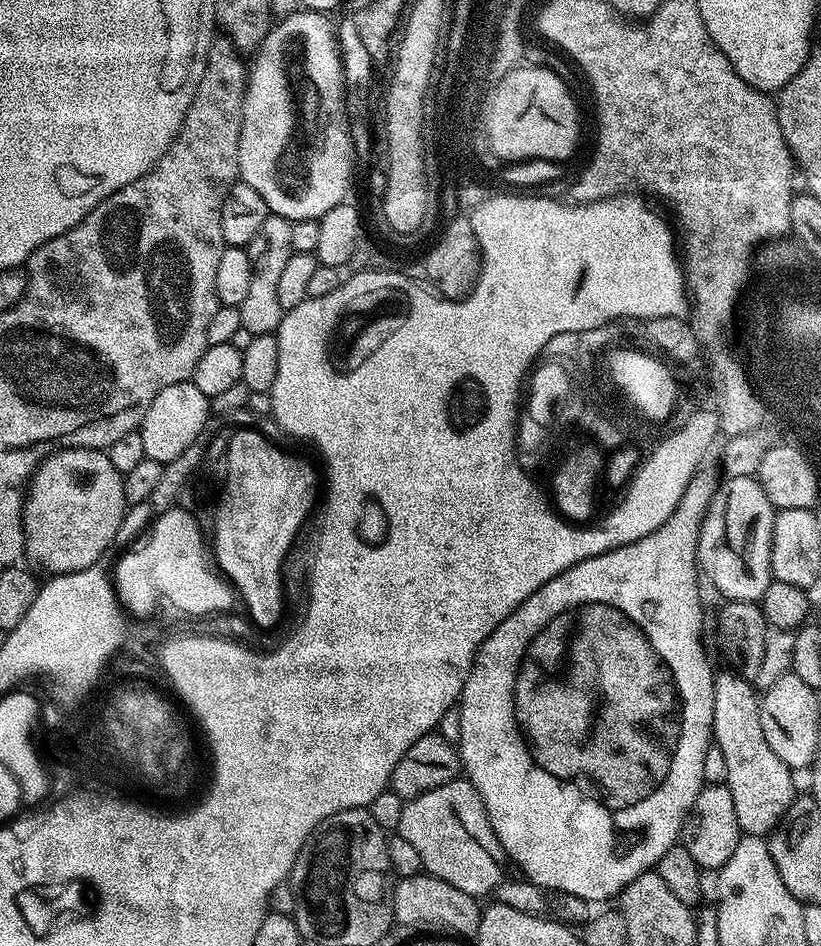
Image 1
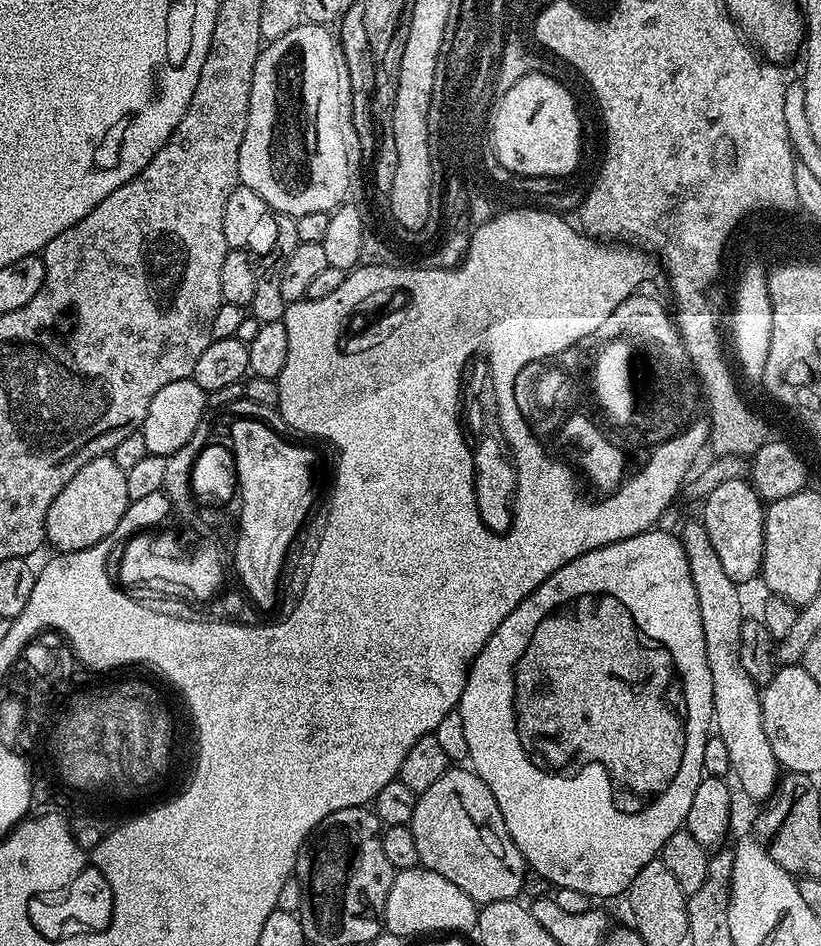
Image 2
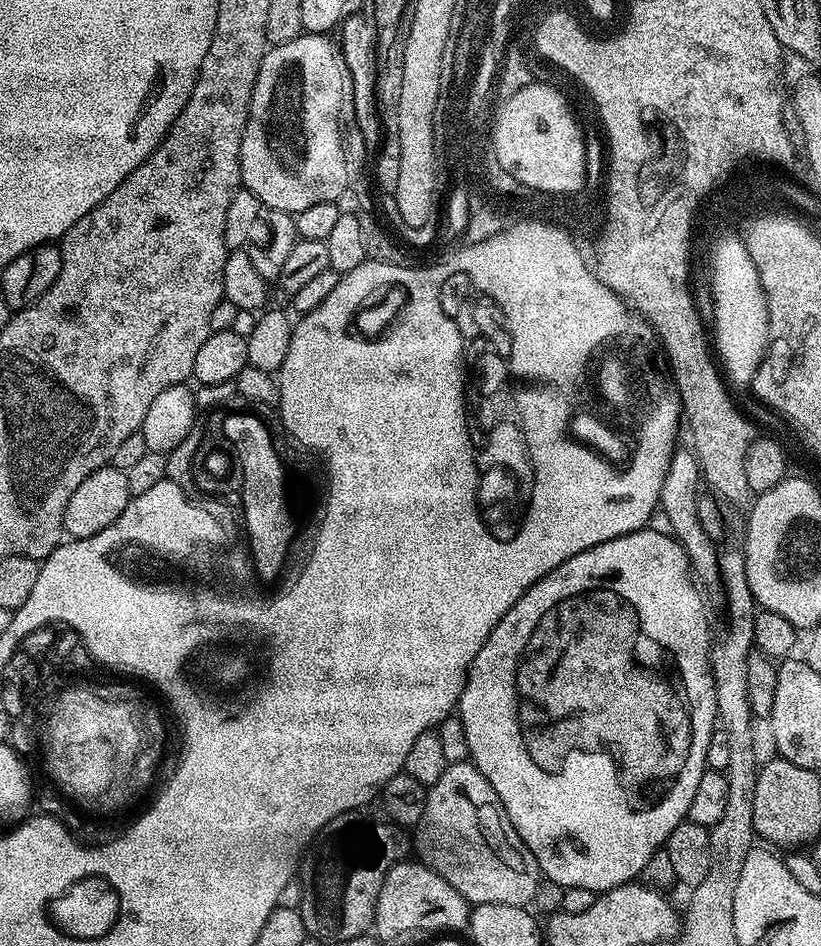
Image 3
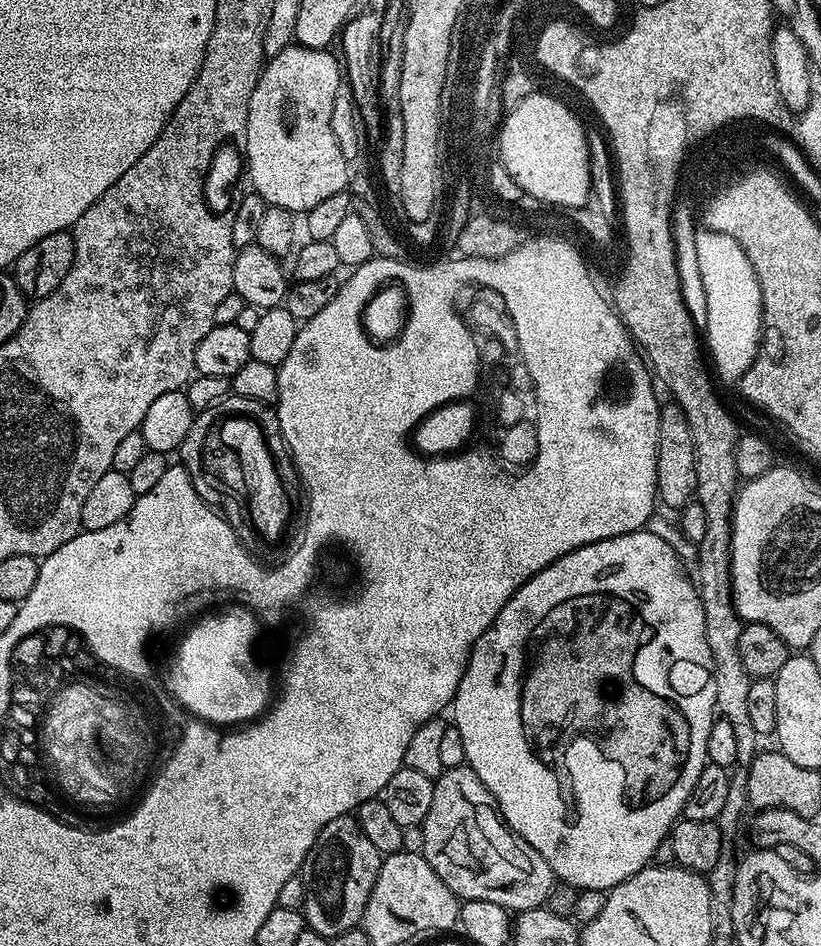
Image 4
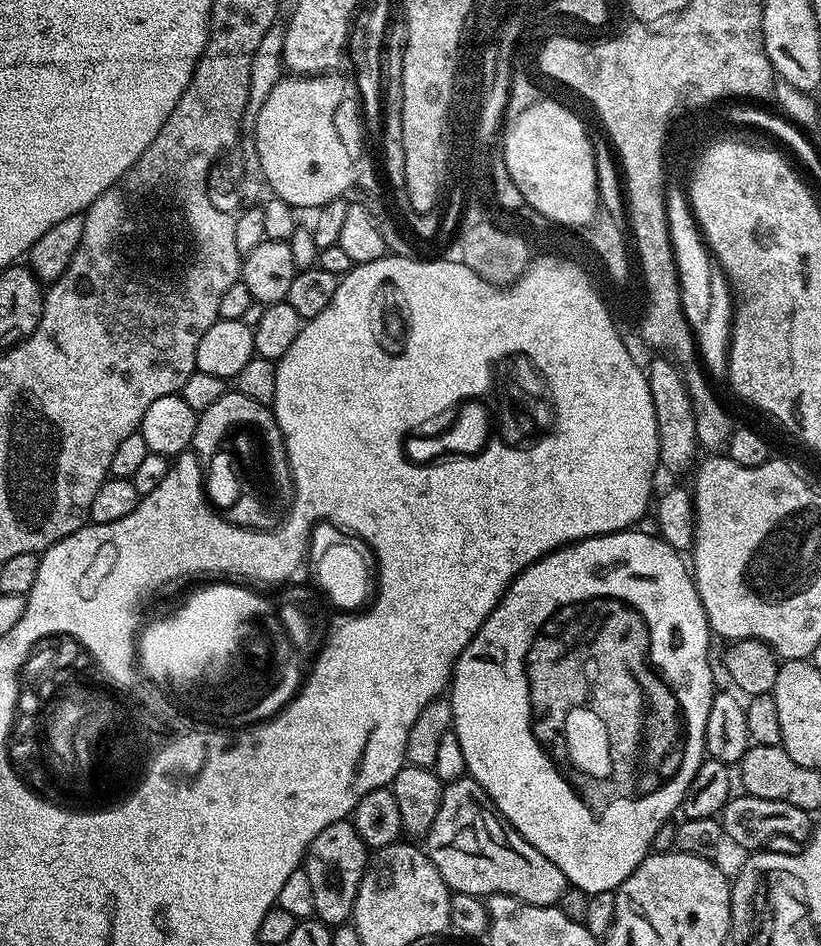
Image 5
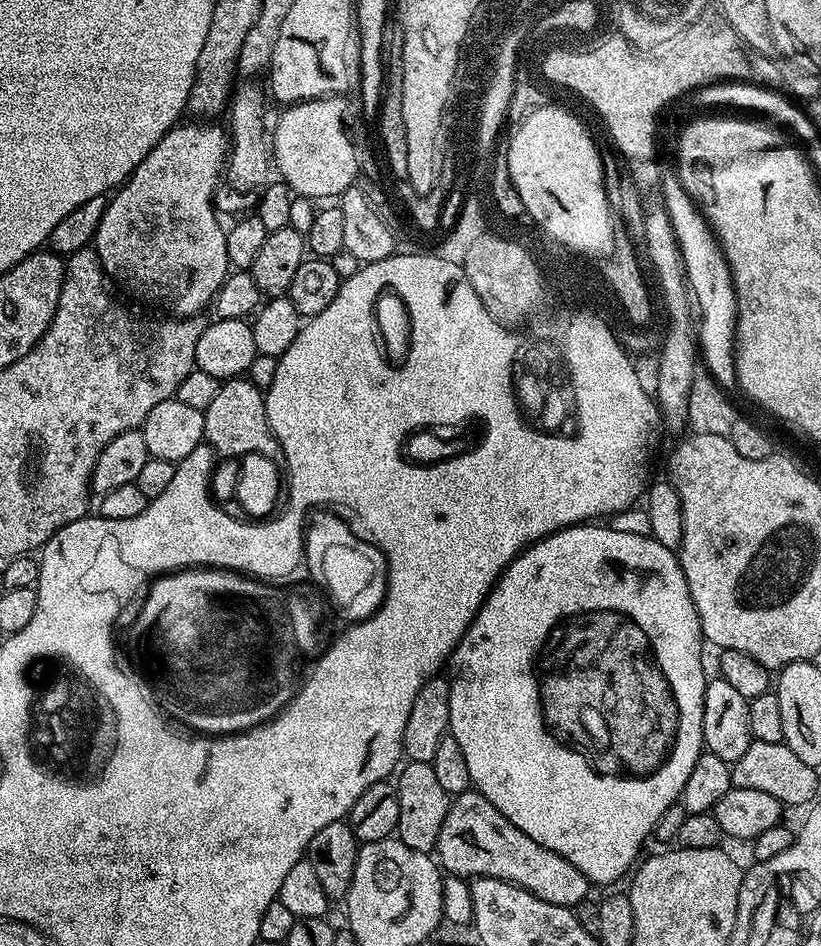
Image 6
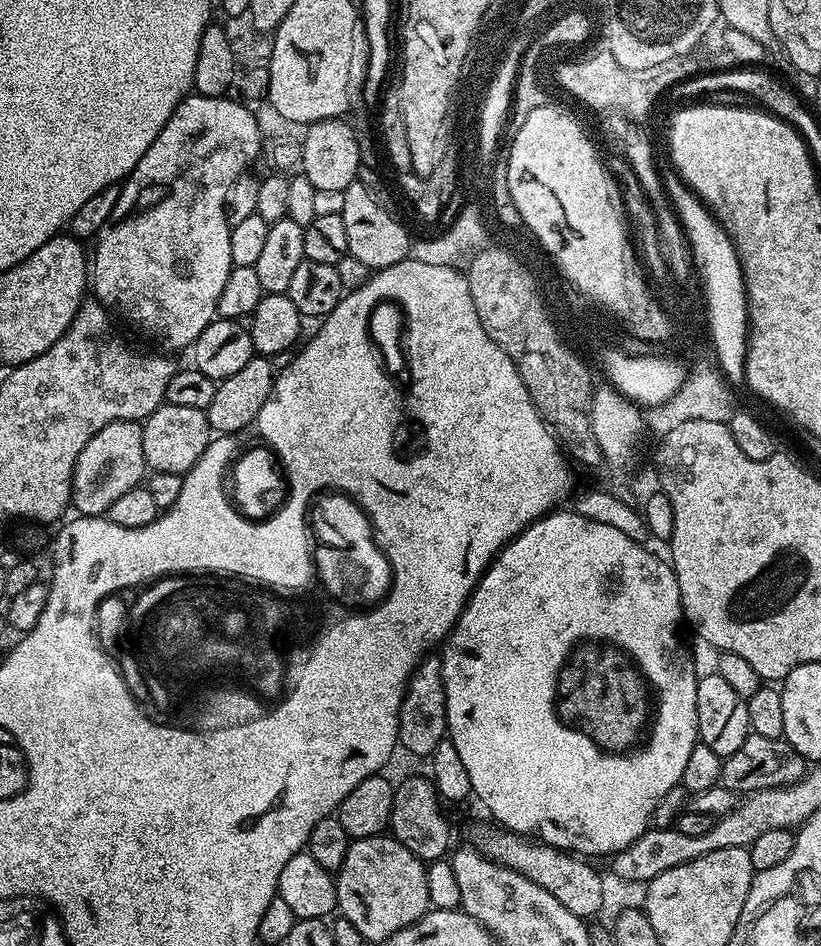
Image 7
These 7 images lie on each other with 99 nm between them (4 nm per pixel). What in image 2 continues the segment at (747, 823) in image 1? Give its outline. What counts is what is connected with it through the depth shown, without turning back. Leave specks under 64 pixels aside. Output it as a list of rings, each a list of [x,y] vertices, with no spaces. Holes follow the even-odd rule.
[[[699,519],[688,520],[684,529],[678,532],[680,545],[684,547],[686,562],[690,566],[690,582],[694,582],[694,594],[698,594],[698,614],[702,614],[702,634],[706,642],[706,662],[710,666],[710,678],[712,679],[712,715],[714,717],[715,735],[726,742],[730,753],[732,772],[740,783],[740,788],[752,800],[767,801],[772,795],[782,775],[782,769],[774,758],[774,750],[770,750],[770,738],[766,738],[766,730],[762,722],[762,706],[760,705],[760,692],[758,686],[746,674],[746,666],[740,661],[740,627],[746,619],[744,604],[740,601],[740,592],[737,581],[726,574],[718,553],[714,550],[714,542],[710,542],[710,534],[704,529]]]

